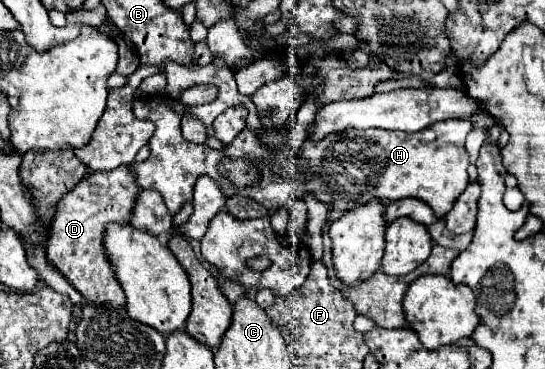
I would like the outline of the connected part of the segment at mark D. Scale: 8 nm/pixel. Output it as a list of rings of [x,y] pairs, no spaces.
[[[122,165],[112,171],[88,173],[82,183],[58,201],[58,211],[46,243],[46,257],[90,303],[110,303],[114,307],[126,303],[124,291],[118,279],[114,279],[114,267],[110,267],[110,259],[106,259],[102,239],[106,225],[130,225],[130,215],[138,193],[140,187],[134,179],[134,171],[130,171],[130,165]]]

